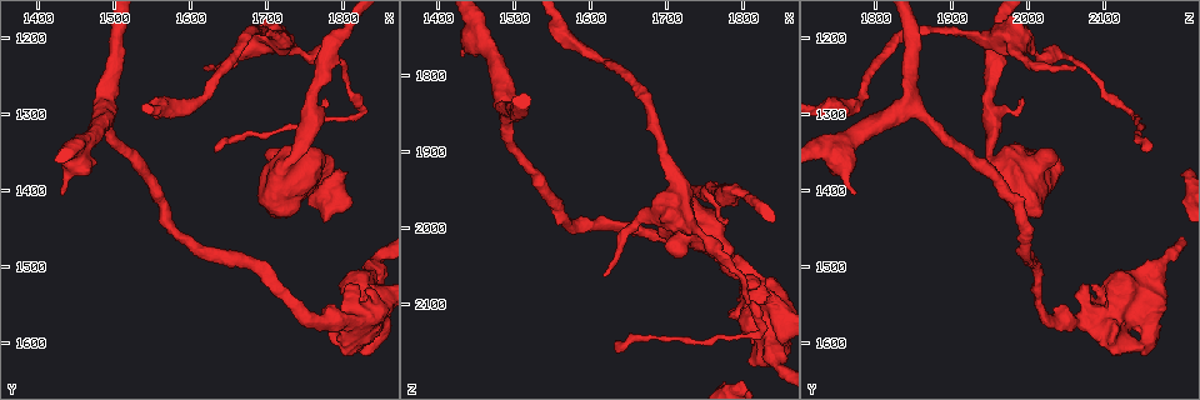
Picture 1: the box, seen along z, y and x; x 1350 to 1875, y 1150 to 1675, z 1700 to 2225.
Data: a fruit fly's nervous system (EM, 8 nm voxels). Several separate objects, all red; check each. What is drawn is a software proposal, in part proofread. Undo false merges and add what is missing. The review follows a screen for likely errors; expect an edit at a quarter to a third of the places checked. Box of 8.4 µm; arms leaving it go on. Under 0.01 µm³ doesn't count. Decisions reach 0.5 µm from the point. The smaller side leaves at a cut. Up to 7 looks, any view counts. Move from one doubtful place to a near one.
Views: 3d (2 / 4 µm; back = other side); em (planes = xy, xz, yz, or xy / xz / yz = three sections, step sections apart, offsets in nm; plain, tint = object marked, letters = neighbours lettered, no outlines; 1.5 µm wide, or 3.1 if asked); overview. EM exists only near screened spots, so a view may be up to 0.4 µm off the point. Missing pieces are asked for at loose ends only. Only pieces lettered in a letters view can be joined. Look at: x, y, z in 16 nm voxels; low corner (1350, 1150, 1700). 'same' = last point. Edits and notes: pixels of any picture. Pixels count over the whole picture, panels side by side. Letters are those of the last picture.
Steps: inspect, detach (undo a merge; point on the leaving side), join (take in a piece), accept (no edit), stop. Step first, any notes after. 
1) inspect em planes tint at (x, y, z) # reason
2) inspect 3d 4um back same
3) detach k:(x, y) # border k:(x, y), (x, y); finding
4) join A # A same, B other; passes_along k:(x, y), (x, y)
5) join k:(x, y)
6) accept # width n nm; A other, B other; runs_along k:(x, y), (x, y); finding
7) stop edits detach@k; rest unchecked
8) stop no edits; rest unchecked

inspect em xz step 4 letters at (1635, 1350, 2155) # end of a long branch

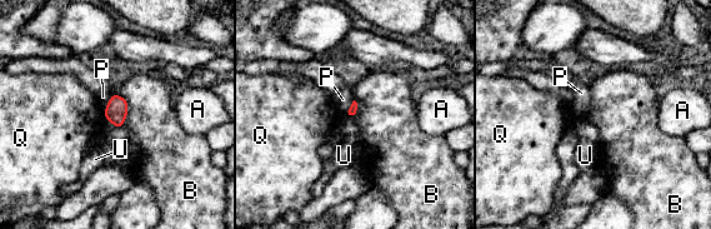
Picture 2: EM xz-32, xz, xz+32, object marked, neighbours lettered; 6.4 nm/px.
accept # A other, B other, P other, Q other, U other; none of them fits

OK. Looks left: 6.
inspect 3d 2um back at (1835, 1615, 2150) # stops while still wide

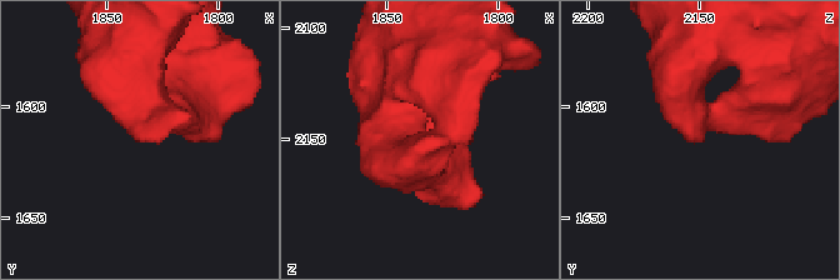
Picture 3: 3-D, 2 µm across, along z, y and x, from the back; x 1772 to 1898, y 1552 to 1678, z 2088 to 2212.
inspect em planes letters at (1838, 1612, 2151) # need the tissue

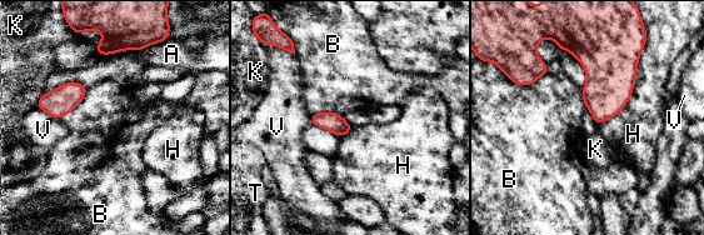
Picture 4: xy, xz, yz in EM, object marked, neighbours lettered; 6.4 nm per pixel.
accept # longest_contact H 550 nm; A other, B other, H other, K other, T other, V other; no lettered piece goes on from it

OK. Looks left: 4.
inspect em planes tint at (1710, 1425, 2015) # thick end

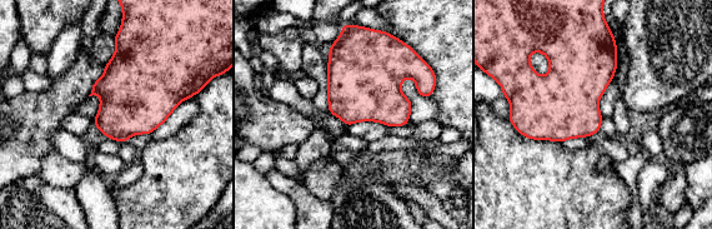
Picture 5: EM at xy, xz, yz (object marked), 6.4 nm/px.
inspect em planes letters same # see the neighbours

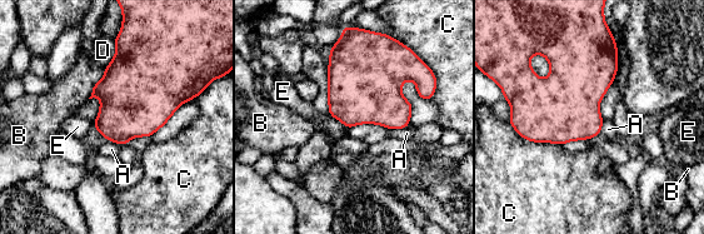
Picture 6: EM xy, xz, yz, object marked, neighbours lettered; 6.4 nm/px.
accept # longest_contact C 320 nm; A other, B other, C other, D other, E other; none of them fits

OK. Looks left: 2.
stop no edits; rest unchecked

